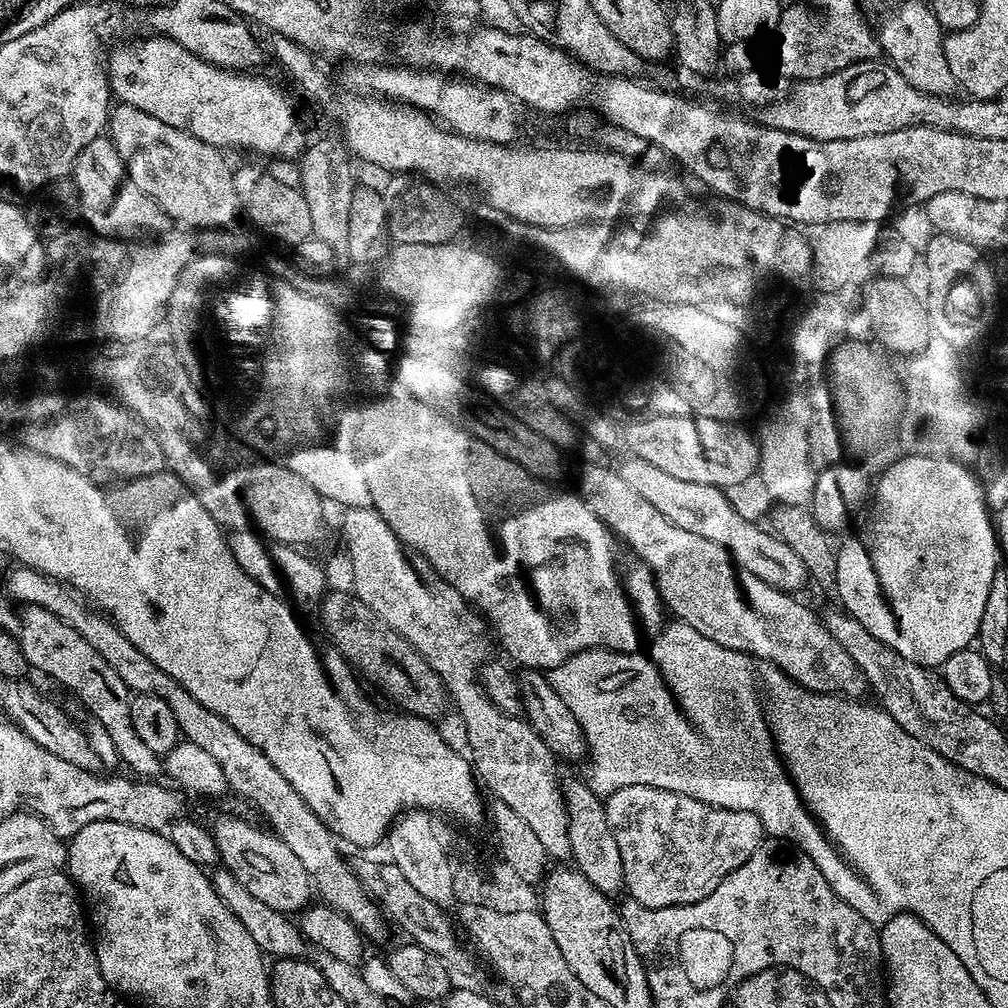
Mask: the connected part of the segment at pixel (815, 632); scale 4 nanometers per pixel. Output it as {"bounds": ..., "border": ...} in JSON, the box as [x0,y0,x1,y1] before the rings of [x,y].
{"bounds":[578,463,869,698],"border":[[[603,463],[599,464],[588,464],[587,467],[585,467],[585,472],[581,474],[580,476],[580,488],[578,487],[579,495],[583,496],[584,501],[587,502],[587,504],[590,506],[590,510],[594,510],[594,514],[598,514],[598,518],[601,522],[604,523],[607,528],[609,528],[610,531],[612,531],[617,538],[619,538],[627,547],[634,553],[634,555],[640,559],[643,564],[645,564],[646,567],[652,572],[652,578],[656,582],[656,588],[659,590],[660,598],[664,602],[665,607],[672,613],[672,611],[677,615],[675,616],[681,623],[688,624],[690,626],[693,626],[694,630],[698,631],[700,634],[702,634],[703,637],[709,638],[710,641],[718,643],[720,646],[726,647],[726,649],[730,650],[738,650],[740,653],[748,653],[751,656],[757,656],[758,658],[762,658],[766,662],[770,662],[774,666],[778,666],[781,668],[785,674],[788,675],[790,679],[792,679],[794,682],[798,682],[800,685],[802,685],[806,690],[810,690],[811,692],[831,692],[833,694],[843,694],[849,698],[860,698],[863,697],[865,693],[869,691],[868,683],[866,682],[866,678],[862,674],[862,670],[859,668],[858,665],[854,662],[854,658],[850,658],[850,654],[846,654],[846,650],[844,647],[842,647],[841,644],[838,642],[838,638],[834,638],[834,634],[830,634],[830,630],[826,630],[826,626],[824,625],[823,619],[818,615],[816,616],[816,612],[812,608],[807,608],[806,605],[803,604],[802,601],[796,600],[800,599],[797,598],[795,595],[789,594],[787,592],[783,592],[782,590],[778,590],[774,586],[770,586],[766,582],[762,582],[762,578],[754,578],[754,574],[750,574],[749,572],[741,570],[736,561],[733,560],[731,554],[728,553],[726,549],[724,549],[722,546],[718,546],[718,542],[710,542],[710,538],[702,538],[702,534],[689,534],[687,530],[682,530],[679,528],[679,526],[674,526],[674,522],[670,522],[670,518],[666,518],[662,514],[658,514],[658,510],[654,510],[654,506],[650,506],[650,502],[646,502],[646,498],[642,498],[642,494],[638,494],[638,490],[633,490],[631,486],[628,485],[623,478],[621,478],[619,471],[615,467],[612,468],[604,468],[605,465]]]}

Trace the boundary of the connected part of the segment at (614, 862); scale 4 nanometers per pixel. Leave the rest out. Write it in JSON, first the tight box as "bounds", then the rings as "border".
{"bounds":[561,777,625,898],"border":[[[568,777],[561,783],[563,798],[566,802],[567,826],[569,827],[571,859],[575,867],[590,880],[596,889],[609,898],[623,893],[625,871],[622,865],[622,854],[615,841],[609,819],[606,818],[603,799],[590,790],[585,779]]]}

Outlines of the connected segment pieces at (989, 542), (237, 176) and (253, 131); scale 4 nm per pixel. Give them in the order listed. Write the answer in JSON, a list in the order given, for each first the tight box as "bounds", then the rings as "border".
[{"bounds":[837,456,1002,670],"border":[[[908,456],[894,462],[890,467],[879,473],[880,481],[874,484],[874,500],[876,505],[872,508],[872,517],[868,525],[857,534],[856,540],[848,540],[838,548],[837,558],[837,592],[841,600],[843,611],[847,612],[878,642],[898,650],[902,658],[910,658],[910,662],[918,662],[922,666],[933,670],[939,669],[950,658],[950,654],[958,654],[958,650],[969,647],[978,634],[978,622],[982,622],[982,609],[986,607],[986,598],[990,595],[990,582],[994,582],[994,574],[1001,563],[1002,553],[998,547],[998,537],[994,527],[994,516],[988,507],[984,496],[980,477],[967,463],[960,463],[944,456]]]},{"bounds":[232,164,313,246],"border":[[[252,164],[246,165],[245,168],[237,167],[232,177],[243,213],[246,216],[248,214],[262,231],[269,232],[274,239],[281,240],[288,246],[306,242],[306,238],[313,236],[309,207],[300,188],[286,186],[286,182],[278,182],[278,178],[274,178],[274,174],[270,174],[267,167],[255,168]]]},{"bounds":[106,36,304,160],"border":[[[167,36],[140,38],[125,44],[128,45],[118,49],[113,56],[111,53],[106,64],[108,83],[119,103],[134,106],[146,114],[154,114],[158,122],[166,122],[166,126],[188,132],[194,138],[221,150],[248,147],[268,155],[268,158],[281,160],[296,160],[304,151],[304,128],[296,121],[296,108],[291,98],[274,81],[256,76],[260,74],[241,74],[227,68],[215,68]]]}]

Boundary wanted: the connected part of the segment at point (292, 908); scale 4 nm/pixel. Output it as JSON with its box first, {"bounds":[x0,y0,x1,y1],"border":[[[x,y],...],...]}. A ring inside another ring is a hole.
{"bounds":[210,816,314,914],"border":[[[236,816],[218,817],[210,831],[218,846],[220,864],[263,905],[285,914],[299,914],[313,903],[314,885],[310,874],[306,874],[306,866],[302,866],[294,850],[290,850],[290,846],[286,846],[275,832],[264,826],[259,828],[248,820],[239,820]]]}

